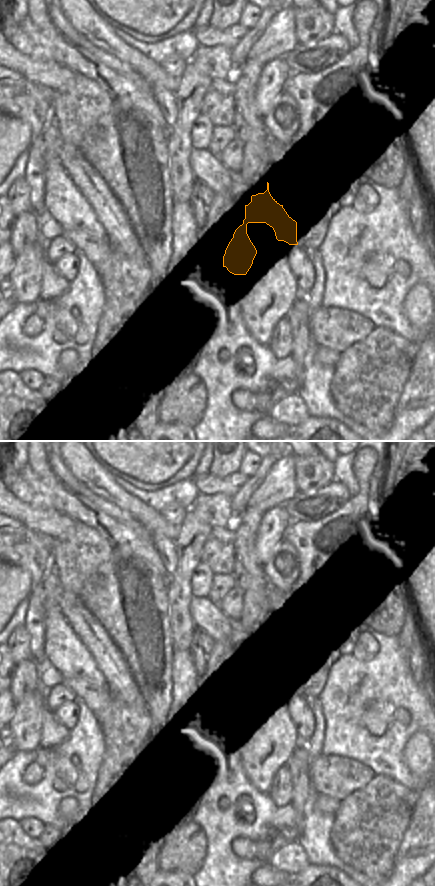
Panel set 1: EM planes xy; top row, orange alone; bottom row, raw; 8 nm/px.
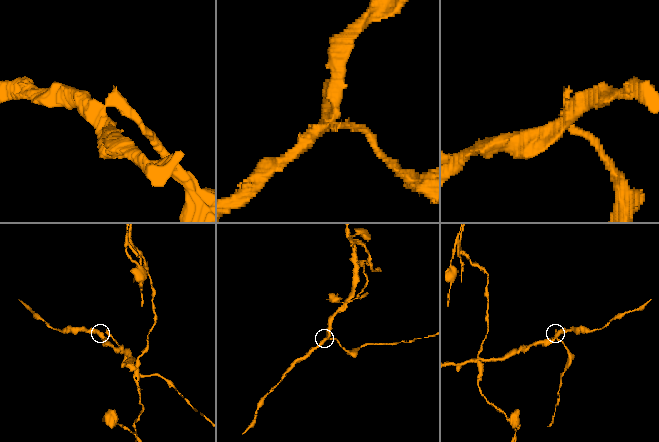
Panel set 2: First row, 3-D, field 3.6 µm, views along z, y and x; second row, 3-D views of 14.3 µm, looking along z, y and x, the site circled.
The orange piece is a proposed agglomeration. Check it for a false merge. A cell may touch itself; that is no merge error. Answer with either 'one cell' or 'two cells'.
two cells

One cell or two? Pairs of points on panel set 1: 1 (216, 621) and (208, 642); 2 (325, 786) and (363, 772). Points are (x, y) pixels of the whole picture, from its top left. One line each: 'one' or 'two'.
1: two
2: one

